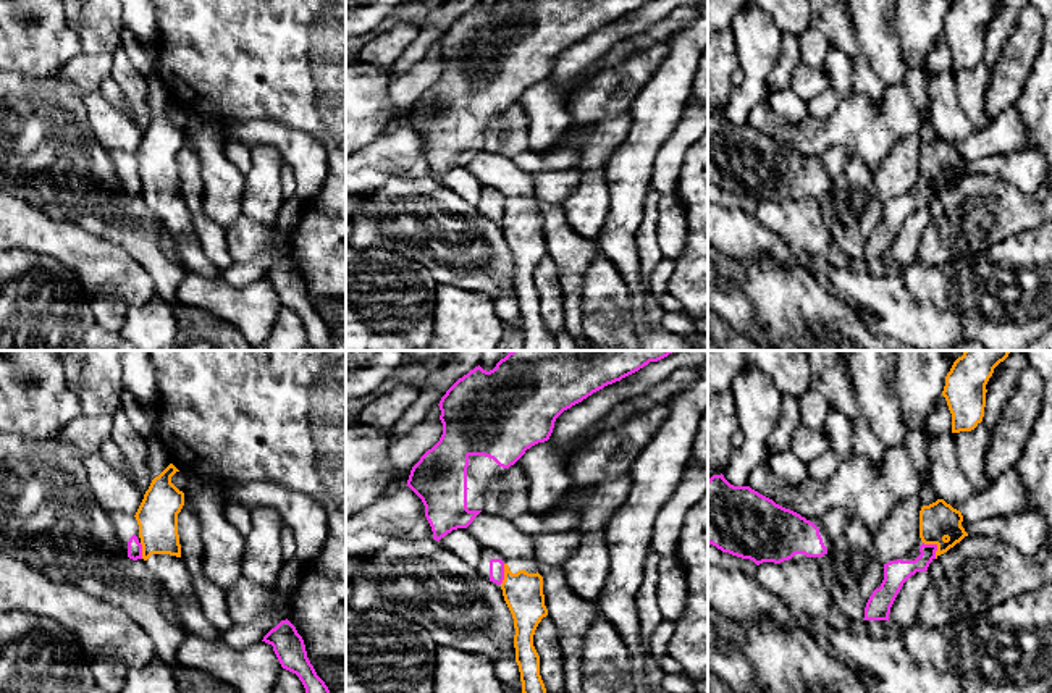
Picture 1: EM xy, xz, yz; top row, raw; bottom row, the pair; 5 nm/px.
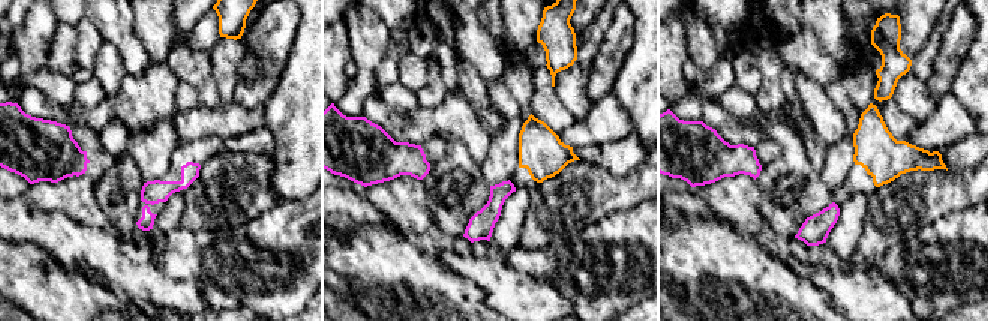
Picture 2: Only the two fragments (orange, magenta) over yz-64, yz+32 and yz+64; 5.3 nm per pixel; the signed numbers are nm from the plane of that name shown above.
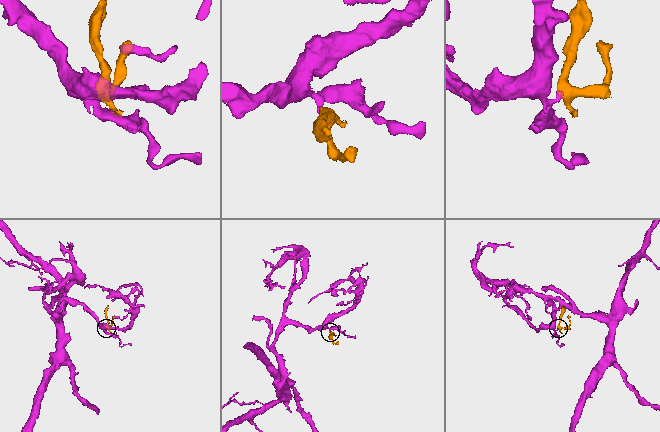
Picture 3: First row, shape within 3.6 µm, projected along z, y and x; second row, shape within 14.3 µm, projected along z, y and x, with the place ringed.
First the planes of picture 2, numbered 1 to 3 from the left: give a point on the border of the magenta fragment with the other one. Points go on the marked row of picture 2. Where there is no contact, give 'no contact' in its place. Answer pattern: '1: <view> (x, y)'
1: no contact
2: no contact
3: no contact

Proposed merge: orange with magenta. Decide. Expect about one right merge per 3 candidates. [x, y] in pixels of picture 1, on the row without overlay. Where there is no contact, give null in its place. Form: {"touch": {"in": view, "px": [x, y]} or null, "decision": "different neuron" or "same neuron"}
{"touch": {"in": "yz", "px": [938, 184]}, "decision": "different neuron"}

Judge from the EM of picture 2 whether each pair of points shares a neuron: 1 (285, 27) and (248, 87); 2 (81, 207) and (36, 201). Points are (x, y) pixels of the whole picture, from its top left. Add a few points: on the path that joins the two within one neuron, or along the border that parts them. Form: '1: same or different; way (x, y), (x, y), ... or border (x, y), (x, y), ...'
1: same; way (270, 42), (266, 47), (264, 60), (258, 72)
2: same; way (71, 201), (47, 201)

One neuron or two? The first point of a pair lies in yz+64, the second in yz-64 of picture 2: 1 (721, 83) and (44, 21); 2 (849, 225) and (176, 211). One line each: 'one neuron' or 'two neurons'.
1: two neurons
2: one neuron

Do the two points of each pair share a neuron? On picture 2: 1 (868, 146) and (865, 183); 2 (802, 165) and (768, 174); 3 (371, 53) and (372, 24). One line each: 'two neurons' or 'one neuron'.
1: one neuron
2: one neuron
3: one neuron

